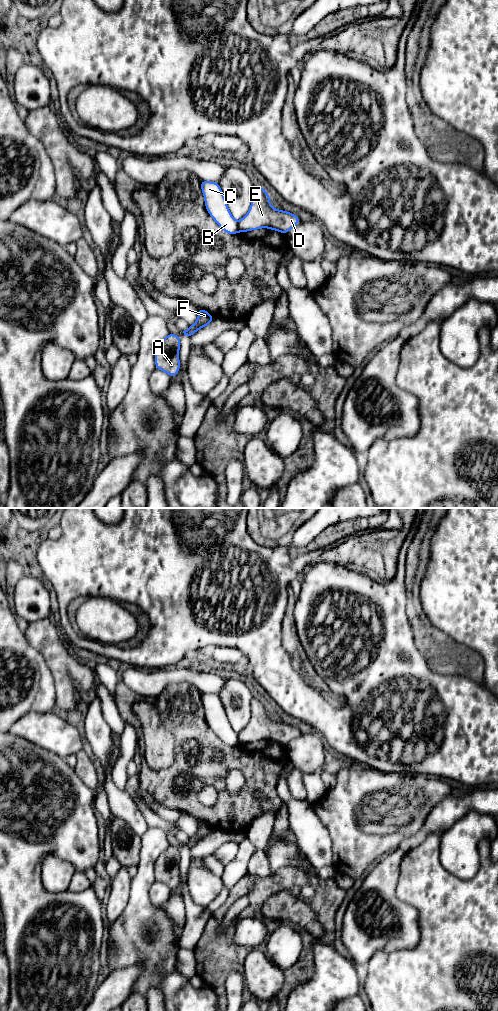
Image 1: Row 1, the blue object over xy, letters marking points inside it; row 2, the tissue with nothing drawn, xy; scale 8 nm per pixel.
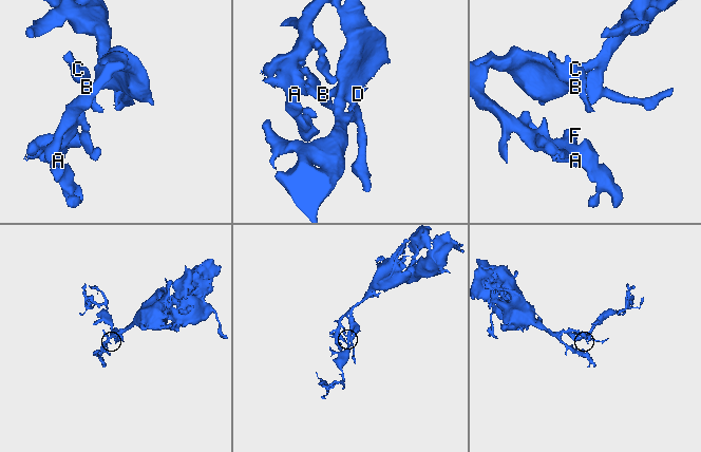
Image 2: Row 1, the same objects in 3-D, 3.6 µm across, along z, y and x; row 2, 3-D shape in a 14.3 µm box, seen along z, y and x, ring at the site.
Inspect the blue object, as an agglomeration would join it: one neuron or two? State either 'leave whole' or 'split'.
split

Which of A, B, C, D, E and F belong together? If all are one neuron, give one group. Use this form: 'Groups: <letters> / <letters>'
Groups: A D E F / B C

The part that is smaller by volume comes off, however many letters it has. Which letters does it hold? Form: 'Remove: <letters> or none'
Remove: B, C

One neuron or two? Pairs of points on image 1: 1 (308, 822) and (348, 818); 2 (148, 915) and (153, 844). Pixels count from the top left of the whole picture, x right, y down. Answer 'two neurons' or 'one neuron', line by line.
1: two neurons
2: one neuron

